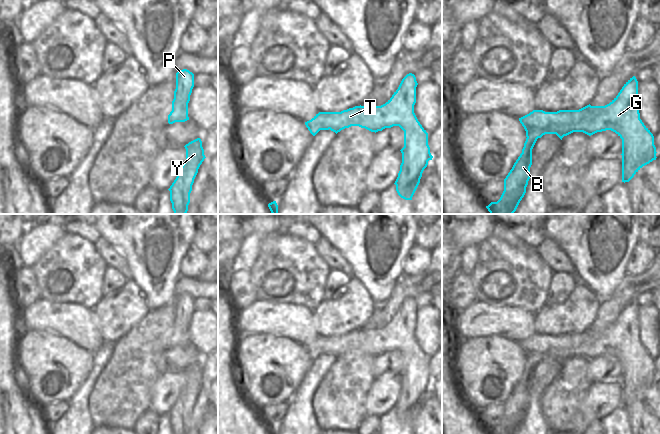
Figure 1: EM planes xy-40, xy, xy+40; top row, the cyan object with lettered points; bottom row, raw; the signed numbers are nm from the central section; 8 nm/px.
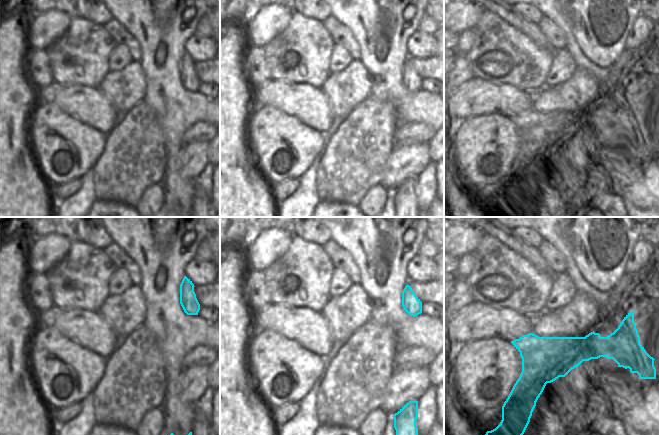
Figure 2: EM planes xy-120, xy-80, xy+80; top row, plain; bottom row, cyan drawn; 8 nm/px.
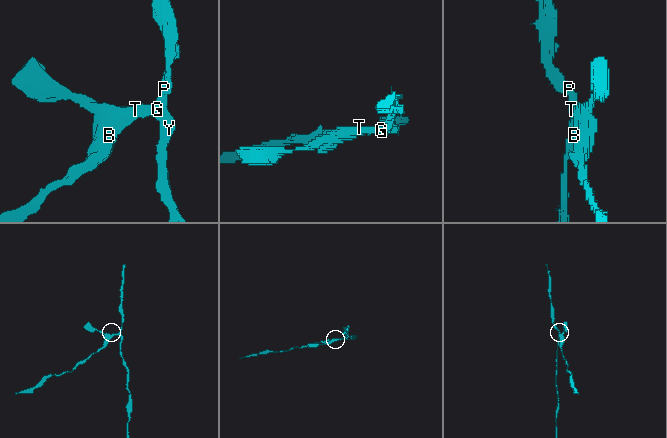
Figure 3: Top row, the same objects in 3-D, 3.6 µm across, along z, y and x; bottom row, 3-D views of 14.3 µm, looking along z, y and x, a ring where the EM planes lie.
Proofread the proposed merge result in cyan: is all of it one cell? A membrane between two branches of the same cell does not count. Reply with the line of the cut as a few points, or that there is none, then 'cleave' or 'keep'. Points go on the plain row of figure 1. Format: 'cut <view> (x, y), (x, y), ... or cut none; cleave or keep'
cut xy+40 (563, 360), (552, 352), (544, 352), (536, 361), (527, 361); cleave

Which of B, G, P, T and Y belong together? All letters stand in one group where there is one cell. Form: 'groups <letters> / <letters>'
groups B / G P T Y

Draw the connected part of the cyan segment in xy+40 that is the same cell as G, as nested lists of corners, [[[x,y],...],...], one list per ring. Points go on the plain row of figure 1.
[[[635,300],[630,302],[622,311],[618,319],[605,330],[591,330],[590,328],[579,334],[559,334],[545,336],[533,334],[519,342],[520,347],[529,359],[537,362],[545,352],[553,352],[558,360],[567,360],[573,356],[583,356],[589,360],[606,354],[615,356],[622,363],[622,406],[629,406],[645,389],[656,384],[654,360],[640,343],[640,329],[638,327],[638,305]]]

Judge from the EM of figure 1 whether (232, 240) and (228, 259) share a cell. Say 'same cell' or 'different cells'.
same cell

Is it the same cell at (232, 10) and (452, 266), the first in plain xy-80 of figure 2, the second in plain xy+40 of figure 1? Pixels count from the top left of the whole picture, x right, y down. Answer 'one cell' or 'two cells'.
one cell

